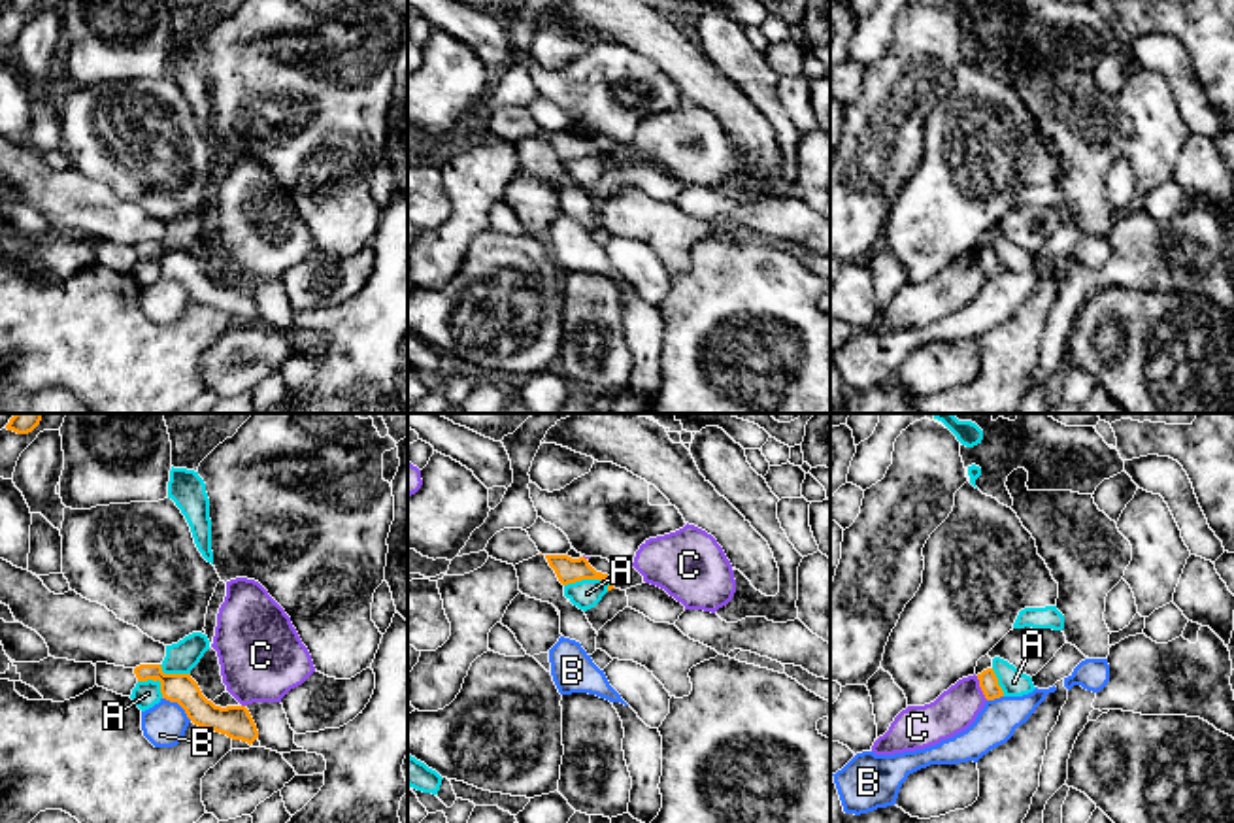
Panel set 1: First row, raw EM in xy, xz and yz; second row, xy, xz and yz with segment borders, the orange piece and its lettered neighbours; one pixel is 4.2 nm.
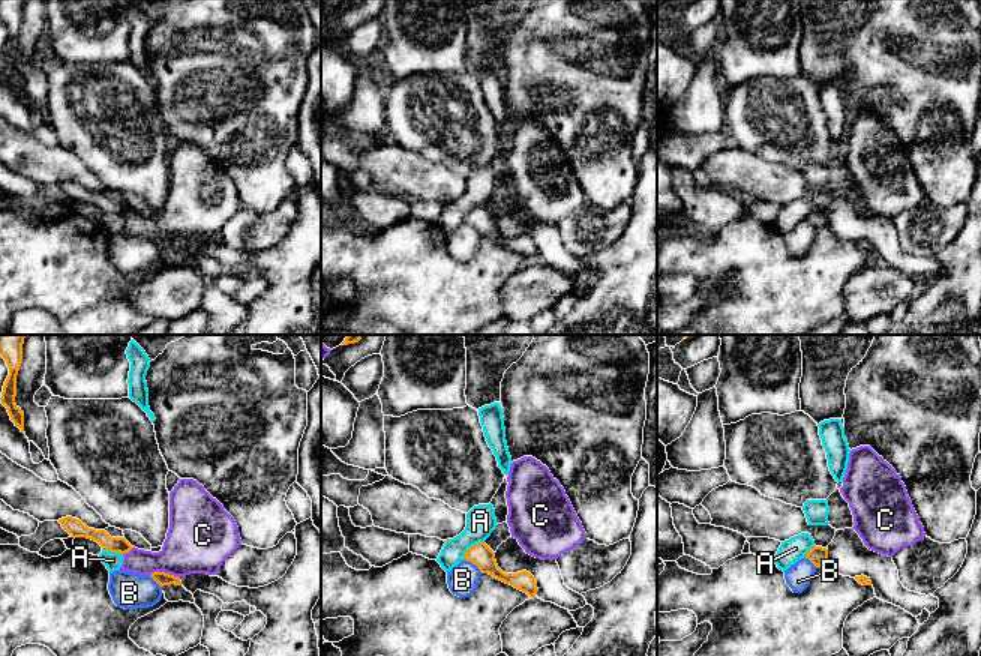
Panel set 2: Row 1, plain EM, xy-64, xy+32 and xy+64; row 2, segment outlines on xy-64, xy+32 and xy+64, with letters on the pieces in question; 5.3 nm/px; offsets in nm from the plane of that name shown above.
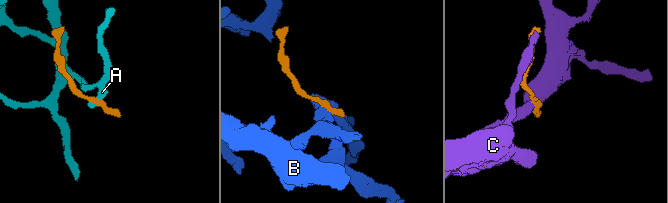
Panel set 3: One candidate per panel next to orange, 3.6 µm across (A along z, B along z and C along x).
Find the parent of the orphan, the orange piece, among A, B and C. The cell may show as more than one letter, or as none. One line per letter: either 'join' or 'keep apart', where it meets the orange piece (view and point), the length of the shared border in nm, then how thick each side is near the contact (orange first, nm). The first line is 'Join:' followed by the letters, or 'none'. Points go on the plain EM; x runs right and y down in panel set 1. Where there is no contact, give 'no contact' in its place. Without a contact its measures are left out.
Join: none
A: keep apart; meets orange in xz at (587, 155); contact 200 nm long; 110 nm thick on the orange side, 120 nm on the other
B: keep apart; meets orange in xy at (178, 280); contact 160 nm long; 130 nm thick on the orange side, 180 nm on the other
C: keep apart; meets orange in yz at (982, 265); contact 120 nm long; 80 nm thick on the orange side, 180 nm on the other

